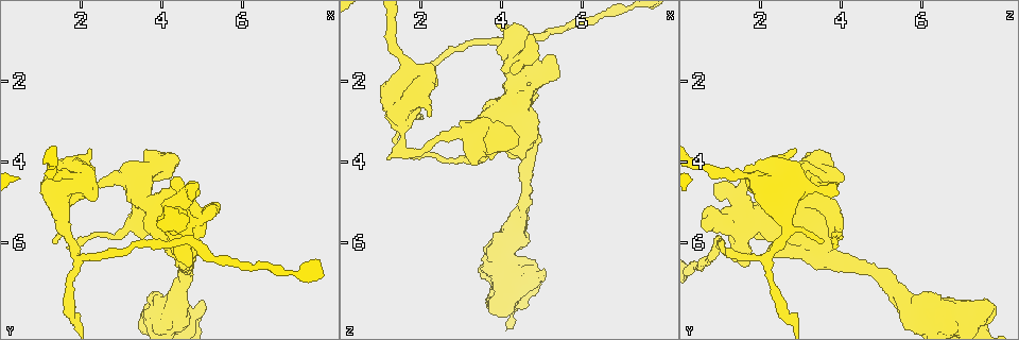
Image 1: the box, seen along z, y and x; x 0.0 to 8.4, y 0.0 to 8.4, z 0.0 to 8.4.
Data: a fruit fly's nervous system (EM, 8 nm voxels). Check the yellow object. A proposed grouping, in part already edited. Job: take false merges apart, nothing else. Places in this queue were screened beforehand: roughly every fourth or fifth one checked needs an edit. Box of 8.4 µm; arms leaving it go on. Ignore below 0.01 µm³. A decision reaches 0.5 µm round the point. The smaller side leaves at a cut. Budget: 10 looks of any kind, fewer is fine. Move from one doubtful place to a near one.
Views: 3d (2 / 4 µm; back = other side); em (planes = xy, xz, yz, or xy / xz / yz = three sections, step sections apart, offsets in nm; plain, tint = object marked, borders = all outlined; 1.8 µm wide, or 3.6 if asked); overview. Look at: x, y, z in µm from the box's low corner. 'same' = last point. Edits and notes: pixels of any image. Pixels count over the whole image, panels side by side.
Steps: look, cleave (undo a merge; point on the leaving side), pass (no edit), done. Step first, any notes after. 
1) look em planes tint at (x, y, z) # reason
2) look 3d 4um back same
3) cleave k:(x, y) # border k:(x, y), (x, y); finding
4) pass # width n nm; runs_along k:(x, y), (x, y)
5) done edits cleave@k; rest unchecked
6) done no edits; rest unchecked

look em 3.6um yz step 8 tint at (3.30, 4.40, 3.35) # abrupt turn

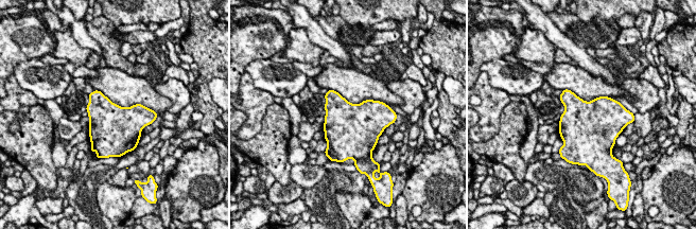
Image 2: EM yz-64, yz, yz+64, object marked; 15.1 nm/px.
look em 3.6um planes borders same # another direction

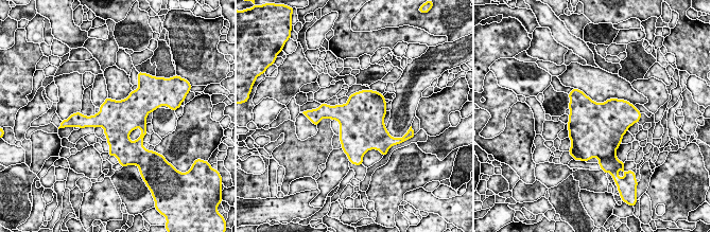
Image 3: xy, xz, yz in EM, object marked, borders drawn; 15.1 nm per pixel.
pass # continuous, no second cell

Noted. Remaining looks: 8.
look 3d 2um at (1.50, 4.70, 3.40) # calibre changes

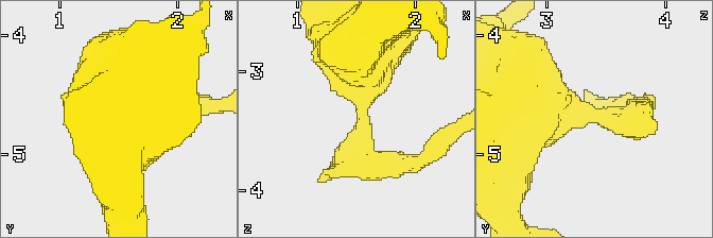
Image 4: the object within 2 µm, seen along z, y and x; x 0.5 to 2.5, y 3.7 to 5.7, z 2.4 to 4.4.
look em planes tint at (1.56, 4.68, 3.44) # shape alone is not enough

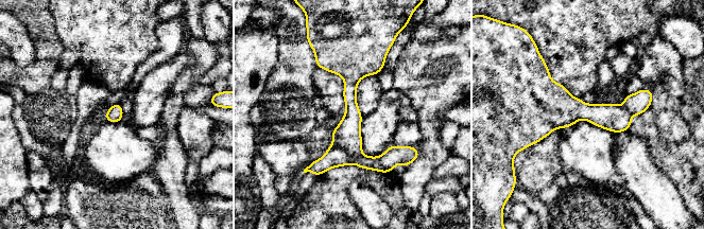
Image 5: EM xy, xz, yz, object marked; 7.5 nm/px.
cleave 5:(347, 135) # two cells meet here

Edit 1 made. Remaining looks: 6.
look em 3.6um yz step 4 tint at (4.30, 5.15, 1.60) # touches itself

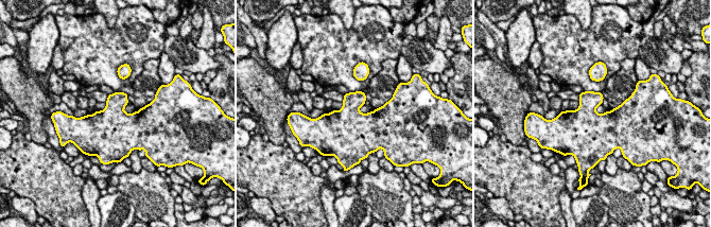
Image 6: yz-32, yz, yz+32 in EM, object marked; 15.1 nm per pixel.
look em 3.6um planes borders same # cut it another way

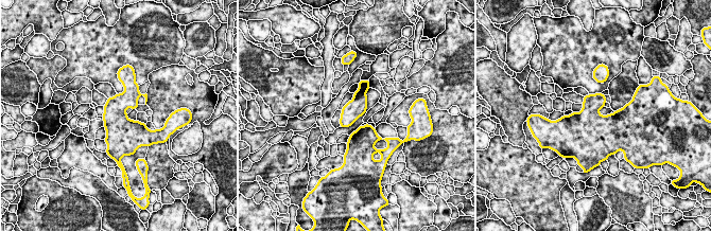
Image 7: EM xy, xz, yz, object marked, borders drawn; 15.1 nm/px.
pass # width 300 nm; continuous, no second cell

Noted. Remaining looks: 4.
look overview

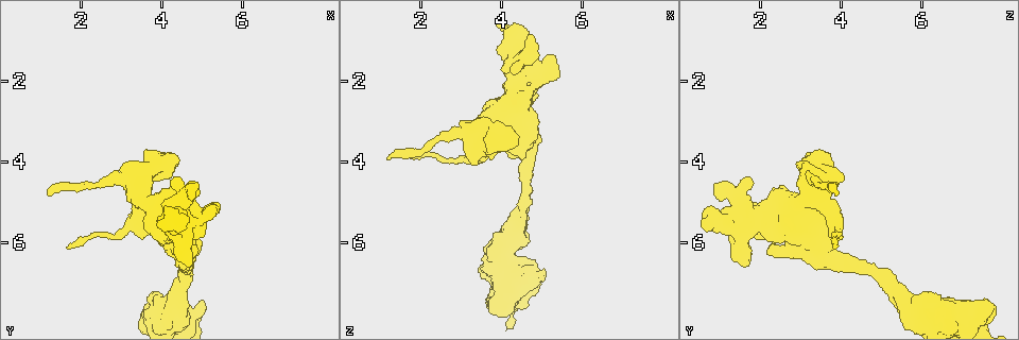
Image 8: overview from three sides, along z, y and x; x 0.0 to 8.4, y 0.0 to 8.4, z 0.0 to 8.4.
look 3d 4um at (4.10, 7.70, 7.35) # sudden change in width

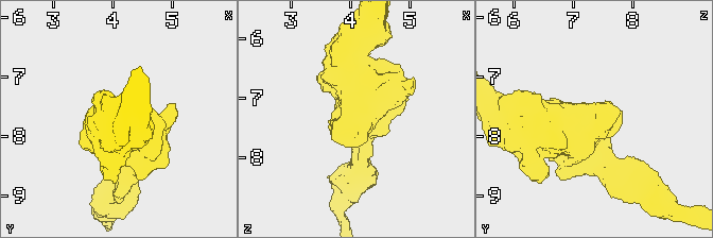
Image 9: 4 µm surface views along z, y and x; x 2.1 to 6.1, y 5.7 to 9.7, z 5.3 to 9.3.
look em 3.6um yz step 4 tint at (4.10, 7.75, 7.40)

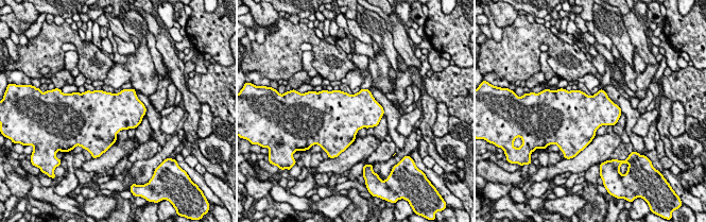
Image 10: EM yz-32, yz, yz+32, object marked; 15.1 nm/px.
look em 3.6um xy step 8 tint same # cut it another way

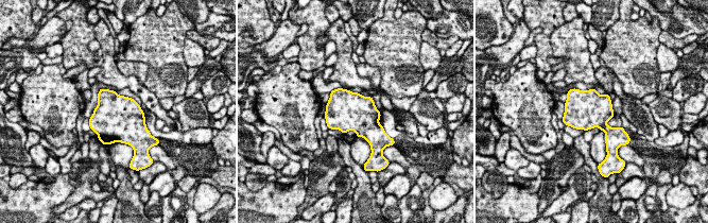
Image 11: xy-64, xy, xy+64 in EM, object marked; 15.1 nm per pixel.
pass # all the same cell

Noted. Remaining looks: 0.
done edits cleave@5; rest unchecked

